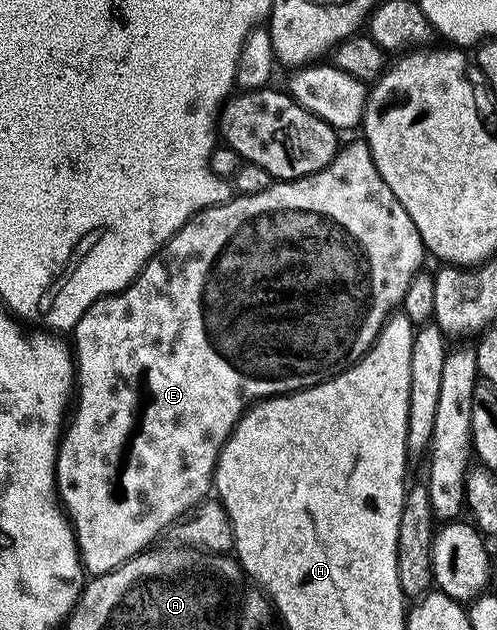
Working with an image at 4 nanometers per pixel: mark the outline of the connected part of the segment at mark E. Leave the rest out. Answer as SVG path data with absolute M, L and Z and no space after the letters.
M358 141L351 142L348 146L346 143L338 151L333 161L316 174L295 181L276 181L269 188L265 188L265 192L241 194L232 197L229 202L222 202L219 206L208 206L201 213L195 214L143 265L142 272L126 288L120 290L118 294L107 294L104 298L97 299L85 312L85 316L81 316L81 320L75 325L73 357L75 360L75 390L77 393L73 398L73 409L70 411L65 433L59 439L59 455L55 461L55 489L59 491L59 501L67 517L71 519L75 542L79 546L79 560L83 563L83 569L88 575L108 574L111 570L116 570L121 564L128 562L134 554L143 553L154 543L151 541L163 529L164 533L168 527L178 522L190 510L195 509L204 498L212 493L215 465L219 459L221 448L227 443L227 437L233 432L233 428L239 423L239 419L243 417L244 410L252 405L253 400L273 398L277 394L292 394L294 390L304 390L310 386L315 386L318 382L327 382L335 374L349 369L354 362L365 356L367 349L374 346L377 336L383 331L383 325L386 324L387 319L402 307L403 297L405 292L409 292L409 284L413 280L413 276L424 269L425 247L421 236L417 232L417 224L413 224L413 220L409 220L409 212L405 212L405 208L401 208L397 196L393 196L393 192L389 192L389 184L385 184L385 180L381 180L381 172L377 172L377 168L373 164L373 156L369 152L366 141Z

